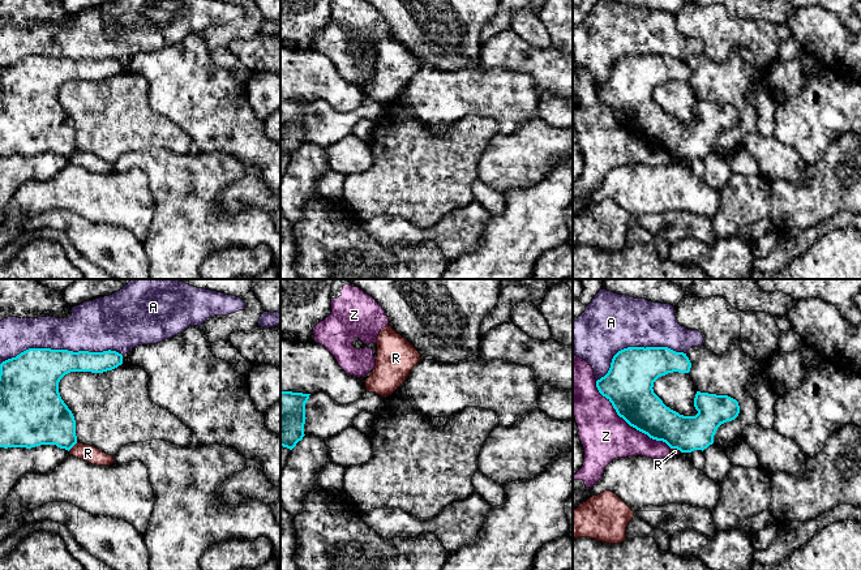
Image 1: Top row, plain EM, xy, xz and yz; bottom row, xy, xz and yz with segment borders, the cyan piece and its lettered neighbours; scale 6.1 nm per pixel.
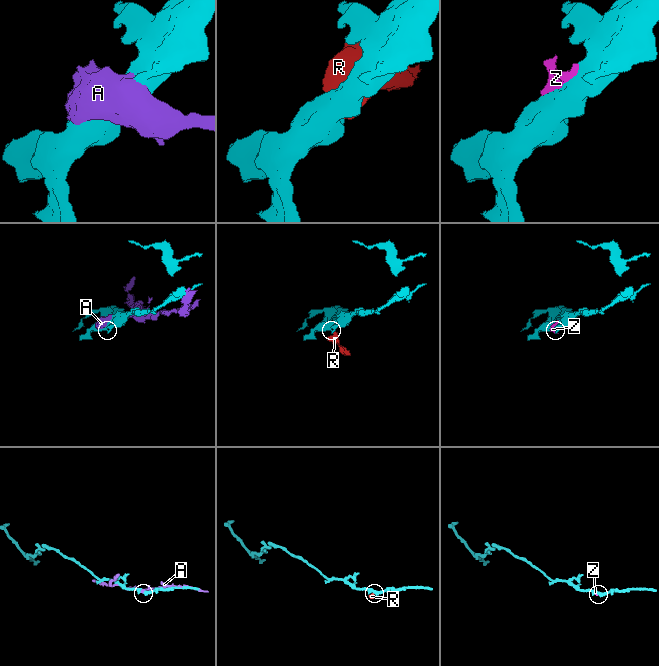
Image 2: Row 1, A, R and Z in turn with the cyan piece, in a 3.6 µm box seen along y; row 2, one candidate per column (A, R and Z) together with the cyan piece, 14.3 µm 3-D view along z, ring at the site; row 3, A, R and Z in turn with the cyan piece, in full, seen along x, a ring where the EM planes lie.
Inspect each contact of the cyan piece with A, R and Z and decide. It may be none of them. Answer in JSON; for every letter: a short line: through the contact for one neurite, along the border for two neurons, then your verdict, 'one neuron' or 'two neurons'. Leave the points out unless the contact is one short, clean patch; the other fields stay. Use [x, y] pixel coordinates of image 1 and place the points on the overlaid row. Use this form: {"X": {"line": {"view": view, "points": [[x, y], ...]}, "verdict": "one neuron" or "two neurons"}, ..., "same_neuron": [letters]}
{"A": {"verdict": "two neurons"}, "R": {"line": {"view": "xy", "points": [[77, 442], [68, 450]]}, "verdict": "two neurons"}, "Z": {"verdict": "two neurons"}, "same_neuron": []}

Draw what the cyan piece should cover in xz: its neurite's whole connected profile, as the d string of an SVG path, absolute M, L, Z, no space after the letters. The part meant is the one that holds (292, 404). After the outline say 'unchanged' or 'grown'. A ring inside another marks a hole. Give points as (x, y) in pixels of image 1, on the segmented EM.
M280 391L280 446L292 450L305 436L305 403L309 395Z | unchanged

